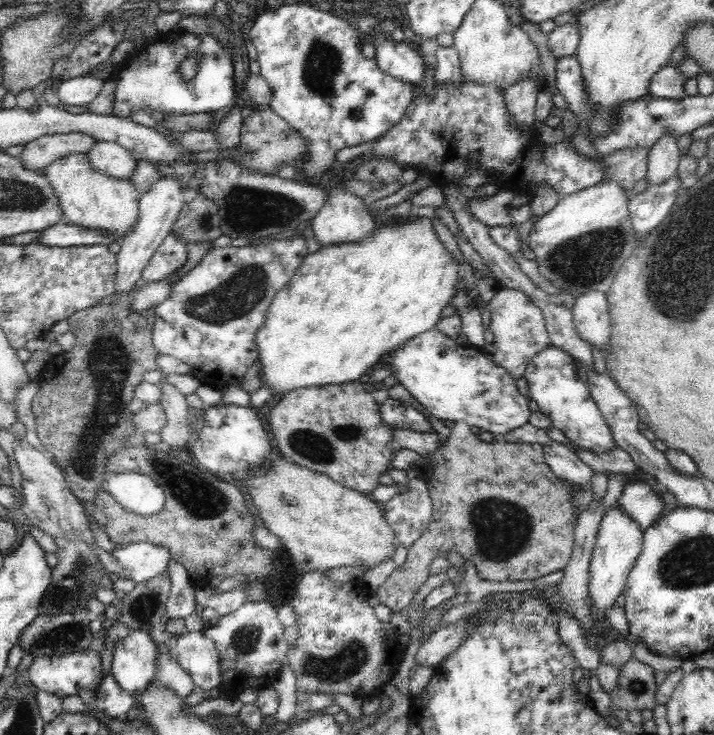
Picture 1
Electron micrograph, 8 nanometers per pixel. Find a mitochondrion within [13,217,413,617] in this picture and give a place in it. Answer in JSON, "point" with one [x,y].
{"point":[103,365]}

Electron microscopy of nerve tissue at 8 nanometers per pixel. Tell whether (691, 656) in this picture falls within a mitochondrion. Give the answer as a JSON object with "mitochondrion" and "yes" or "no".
{"mitochondrion":"no"}

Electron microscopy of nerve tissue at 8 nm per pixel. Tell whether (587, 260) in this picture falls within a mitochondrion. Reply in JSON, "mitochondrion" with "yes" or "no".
{"mitochondrion":"yes"}

